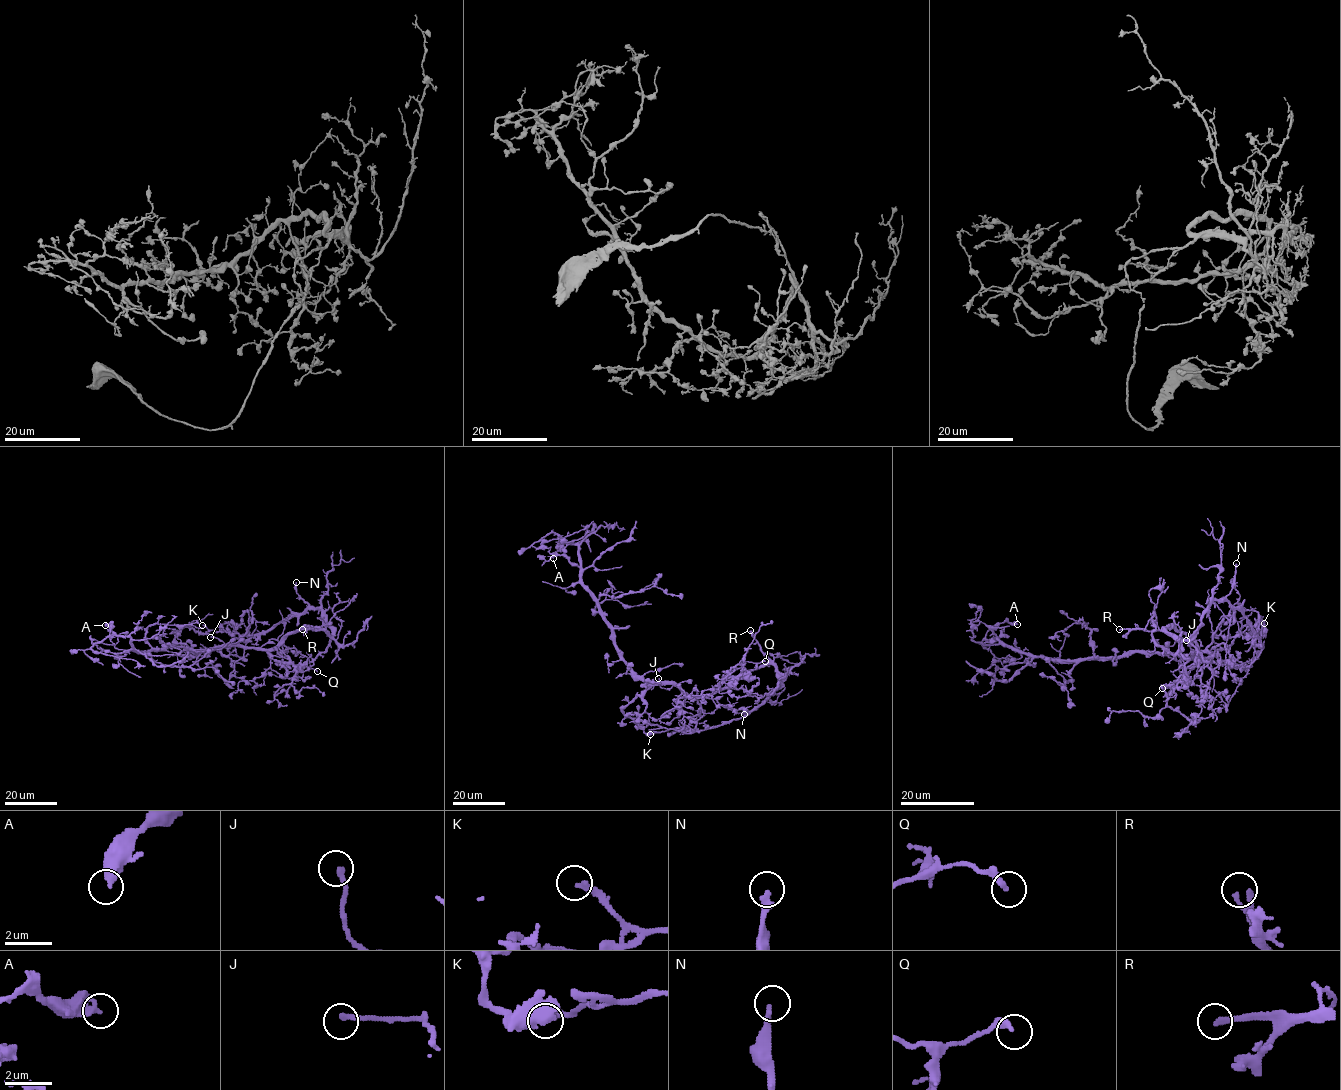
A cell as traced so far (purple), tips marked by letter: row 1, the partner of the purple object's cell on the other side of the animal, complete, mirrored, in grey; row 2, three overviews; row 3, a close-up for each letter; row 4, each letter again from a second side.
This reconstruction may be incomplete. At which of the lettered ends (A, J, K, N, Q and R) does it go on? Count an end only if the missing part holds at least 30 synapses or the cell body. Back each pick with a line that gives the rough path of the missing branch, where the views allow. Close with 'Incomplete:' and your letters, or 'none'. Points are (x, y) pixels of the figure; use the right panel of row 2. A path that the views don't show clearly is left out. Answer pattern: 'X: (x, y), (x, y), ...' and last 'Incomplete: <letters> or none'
Incomplete: R

